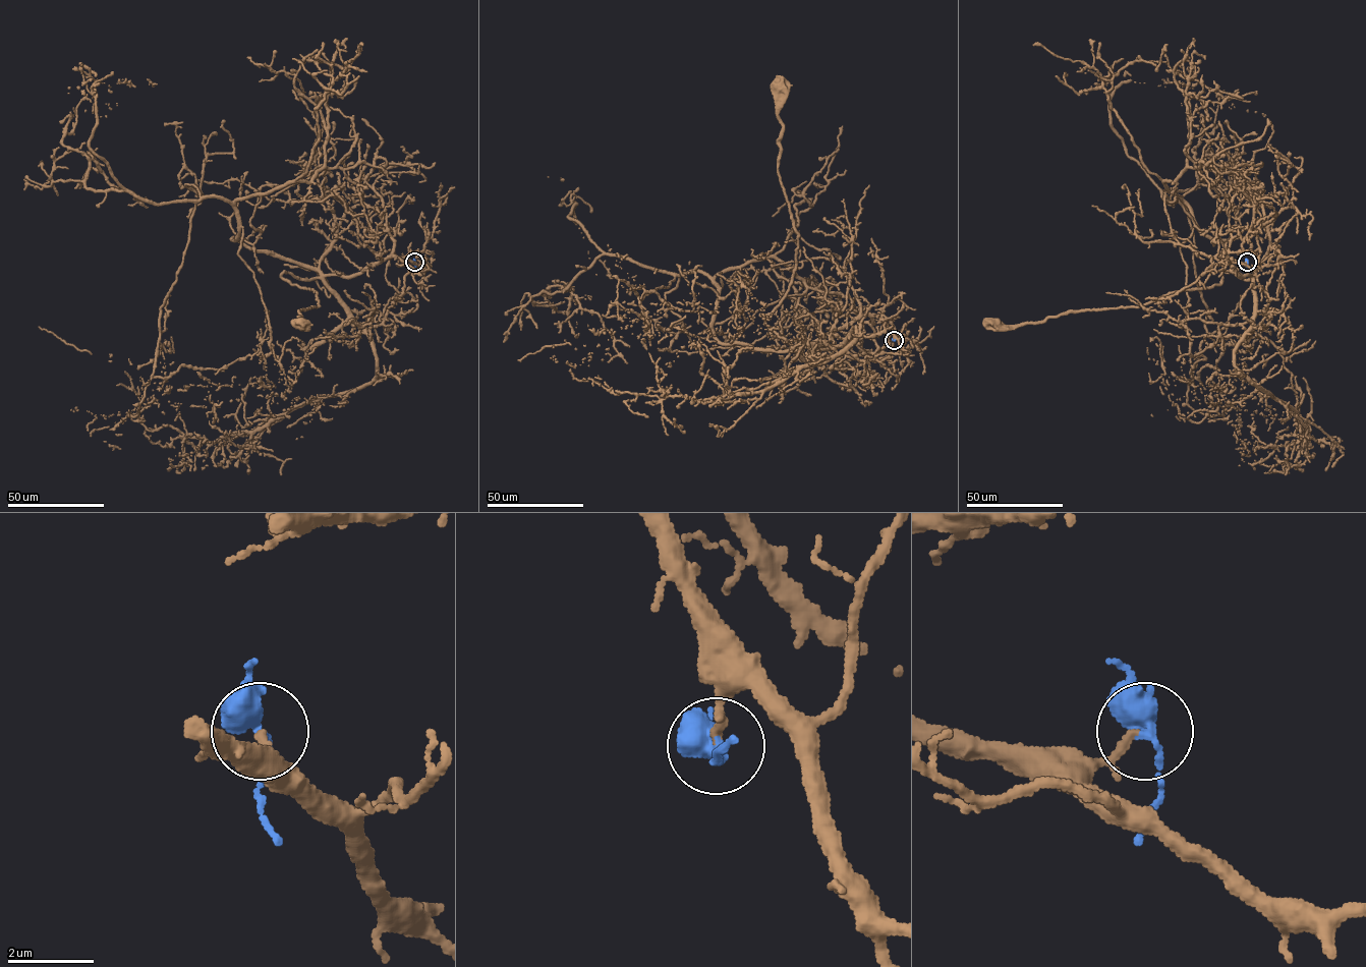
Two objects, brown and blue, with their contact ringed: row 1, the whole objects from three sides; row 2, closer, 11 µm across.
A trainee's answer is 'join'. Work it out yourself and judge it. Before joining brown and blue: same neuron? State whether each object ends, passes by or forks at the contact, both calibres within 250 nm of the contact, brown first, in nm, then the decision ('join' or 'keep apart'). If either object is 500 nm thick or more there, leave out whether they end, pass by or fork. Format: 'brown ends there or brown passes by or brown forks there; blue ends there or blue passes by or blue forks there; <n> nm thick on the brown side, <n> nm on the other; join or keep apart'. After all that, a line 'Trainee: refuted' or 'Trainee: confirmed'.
brown passes by; blue passes by; 140 nm thick on the brown side, 400 nm on the other; join
Trainee: confirmed

